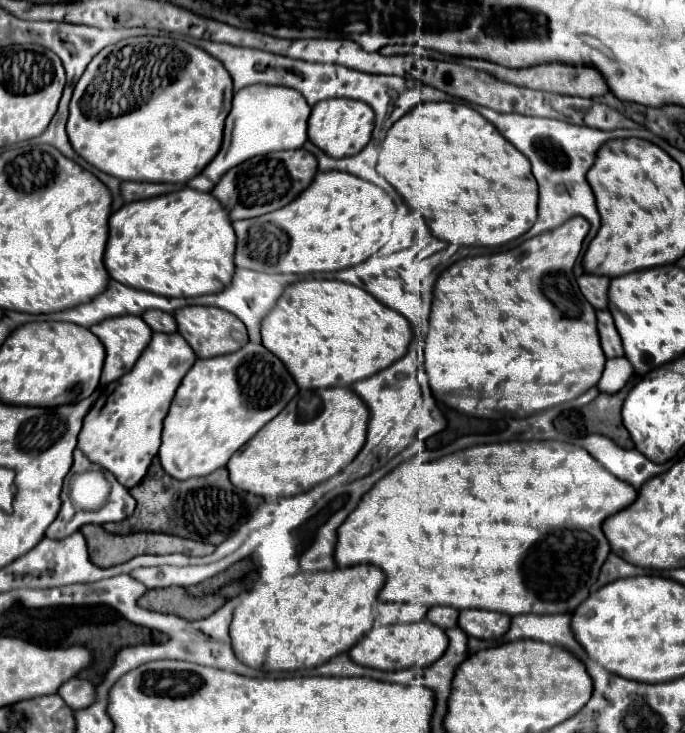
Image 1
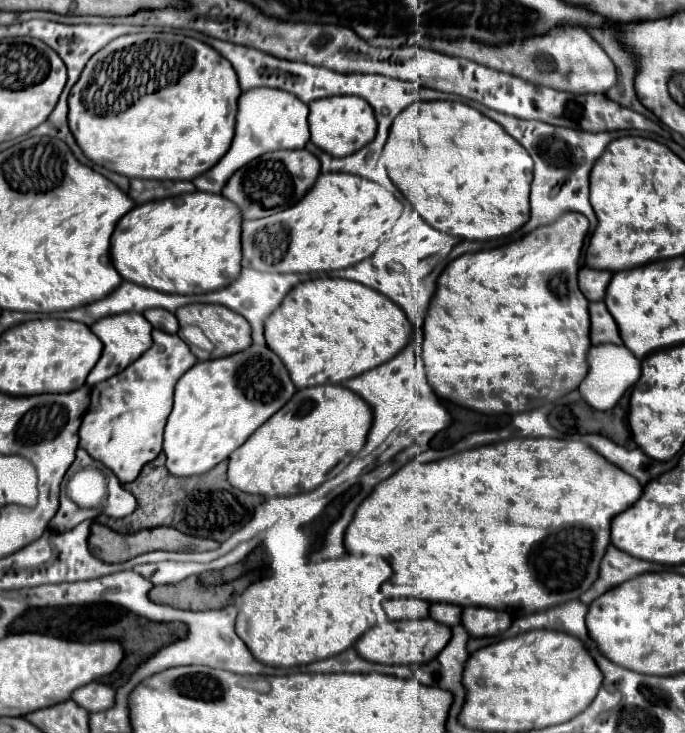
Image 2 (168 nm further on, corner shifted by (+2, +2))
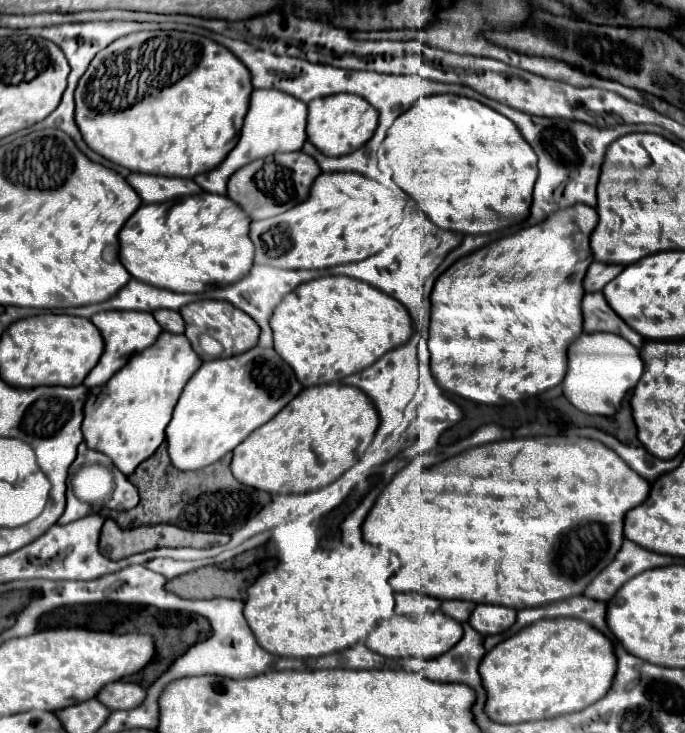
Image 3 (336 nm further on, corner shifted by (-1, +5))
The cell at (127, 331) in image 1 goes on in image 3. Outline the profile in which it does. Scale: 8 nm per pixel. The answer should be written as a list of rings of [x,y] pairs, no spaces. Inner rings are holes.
[[[100,312],[100,314],[94,314],[90,320],[100,330],[106,348],[104,348],[100,362],[86,376],[84,380],[86,388],[102,386],[104,382],[108,382],[108,378],[112,378],[112,374],[116,374],[130,360],[130,356],[152,346],[152,342],[156,342],[158,334],[162,332],[162,328],[158,326],[158,322],[154,320],[150,312]]]

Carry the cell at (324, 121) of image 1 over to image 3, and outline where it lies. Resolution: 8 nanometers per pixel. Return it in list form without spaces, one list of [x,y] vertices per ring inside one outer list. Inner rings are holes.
[[[334,94],[308,104],[308,140],[326,156],[344,156],[366,144],[378,126],[378,112],[356,94]]]

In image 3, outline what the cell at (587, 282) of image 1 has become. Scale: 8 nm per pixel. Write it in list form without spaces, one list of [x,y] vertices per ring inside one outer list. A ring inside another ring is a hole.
[[[592,262],[584,276],[584,292],[600,292],[612,278],[616,278],[624,266],[612,266],[602,262]]]

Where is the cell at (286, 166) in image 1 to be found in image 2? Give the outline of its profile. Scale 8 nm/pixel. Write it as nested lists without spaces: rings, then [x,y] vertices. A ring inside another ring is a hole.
[[[305,149],[265,153],[233,173],[221,195],[241,209],[243,219],[269,217],[301,201],[301,197],[313,187],[315,179],[319,177],[319,167],[319,159]]]

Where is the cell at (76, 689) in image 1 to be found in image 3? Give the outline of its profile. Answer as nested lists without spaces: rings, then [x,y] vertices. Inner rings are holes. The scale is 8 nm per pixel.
[[[112,682],[112,684],[106,684],[98,692],[96,700],[102,702],[110,710],[130,710],[130,708],[136,708],[144,700],[144,696],[146,696],[146,692],[138,684]]]

